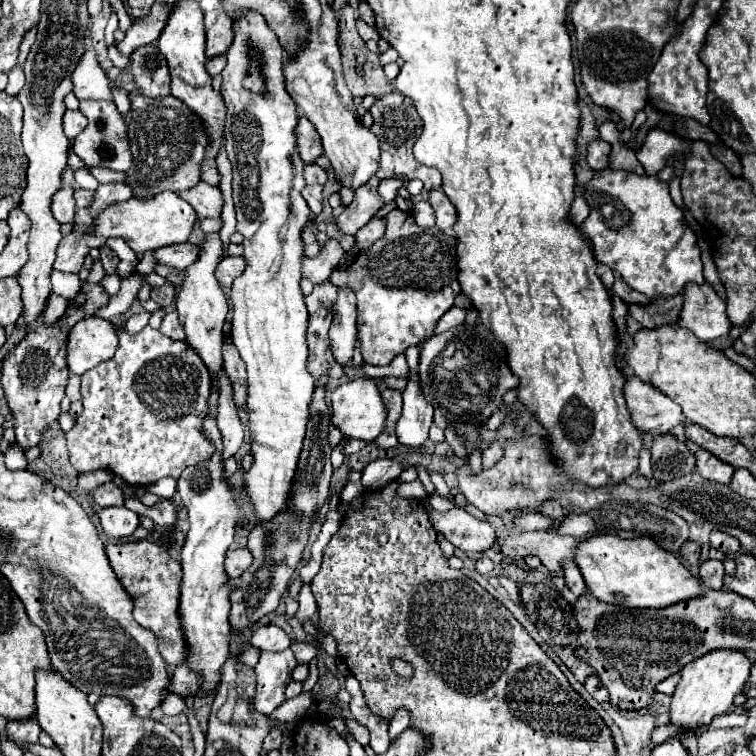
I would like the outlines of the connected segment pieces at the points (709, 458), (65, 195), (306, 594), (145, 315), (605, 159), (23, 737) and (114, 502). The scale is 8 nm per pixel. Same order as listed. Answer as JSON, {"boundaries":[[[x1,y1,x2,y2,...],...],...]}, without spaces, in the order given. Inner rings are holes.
{"boundaries":[[[695,448,695,460,697,460,697,470,705,480,729,484,729,478,733,476,735,468,727,466,725,462,721,462,719,458,715,458,713,454,709,454,703,448]],[[61,186,57,190,57,194,53,196,53,202,51,202,51,210,53,210,53,216,57,218,57,222,61,222,61,224,73,222,75,200,73,200,73,188,71,186]],[[303,584,298,595,299,609,295,615,297,620,304,624,304,622,310,619,317,610,317,604,315,598,311,592,308,584]],[[141,312,141,314,137,314,137,316,131,316,125,326,127,326,127,330,131,330,131,332,139,332,139,330,143,330,143,328,149,324,149,318,151,318,149,312]],[[593,140,589,142,587,146,587,154,585,154,585,160,587,164,593,168,593,170,603,170,609,166,609,152,611,152,611,146,603,140]],[[7,722,7,738,21,750,27,750,29,744,37,744,39,732,39,722]],[[113,480,97,486,95,490,91,490,91,496,95,500,95,504,99,504,101,508,105,506,121,506,123,498,121,498,121,488,117,488,113,484]]]}

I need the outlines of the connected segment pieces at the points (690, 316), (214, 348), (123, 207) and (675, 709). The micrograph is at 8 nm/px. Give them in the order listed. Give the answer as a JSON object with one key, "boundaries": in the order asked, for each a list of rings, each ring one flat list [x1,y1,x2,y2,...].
{"boundaries":[[[709,282,701,286,697,284,685,286,683,296,685,306,681,312,679,326,691,330,703,342,721,338,731,330,733,324,727,318,725,302]],[[217,232,205,234,205,238,199,242,199,258,185,268,185,280,181,282,181,290,175,296,175,308,179,312,181,326,185,328,187,342,193,346,193,350,203,358,205,366,211,374,215,374,221,366,221,344,223,344,223,322,227,316,227,300,223,296,223,290,215,278,215,268,223,260,223,244]],[[165,190,151,200,129,198,127,202,109,204,101,214,93,218,91,234,103,236,103,238,117,236,117,238,123,238,133,252,147,252,147,250,157,250,161,246,185,242,193,230,195,220,197,220,197,214,191,208,191,204,185,202,179,194]],[[735,650,709,652,685,666,681,670,681,682,673,694,669,724,673,724,677,732,699,732,701,728,707,728,715,716,727,712,733,706,733,696,739,694,741,686,747,682,749,668,749,658]]]}

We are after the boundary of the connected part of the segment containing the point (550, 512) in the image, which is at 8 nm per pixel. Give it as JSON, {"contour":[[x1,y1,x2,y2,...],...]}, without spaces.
{"contour":[[545,500,541,504,541,512,545,516,553,516,553,518,561,518,565,514,563,508,561,508,561,504,559,504,559,500]]}

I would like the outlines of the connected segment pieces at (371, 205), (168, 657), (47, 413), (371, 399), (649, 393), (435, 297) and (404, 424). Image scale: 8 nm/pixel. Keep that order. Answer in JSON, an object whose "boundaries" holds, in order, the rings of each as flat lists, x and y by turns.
{"boundaries":[[[373,178,373,182,367,182,361,186,361,190,355,190,355,200,351,206,347,206,337,218,335,224,343,234,355,234,359,228,363,228,377,210,385,206,383,198,377,192,379,178]],[[151,540,107,544,105,554,125,592,133,598,133,618,157,636,159,654,169,664,181,664,185,658,185,644,181,634,181,620,177,618,177,586,181,582,179,562]],[[83,282,81,292,77,294,75,300,69,302,69,308,63,318,59,318,51,326,45,326,43,318,37,318,37,322,29,326,21,344,17,344,3,360,1,384,5,388,7,404,15,416,13,428,17,436,17,446,21,446,23,450,37,446,43,432,47,430,47,424,53,424,57,416,61,414,59,404,65,396,65,386,69,380,69,370,65,362,65,354,67,354,65,346,67,346,67,334,71,326,83,320,85,316,93,316,93,312,101,306,107,306,107,302,109,302,109,294,99,284]],[[359,378,337,386,337,390,331,394,331,408,333,408,333,418,331,418,333,426,339,428,341,434,347,438,373,442,373,438,377,438,377,434,381,434,385,426,385,404,381,402,379,390,373,380]],[[629,378,625,382,625,400,627,408,631,412,633,426,641,432,659,430,663,434,673,432,677,426,685,426,685,416,681,414,681,408,665,398,659,390,653,390,649,384,641,384,639,378]],[[395,208,385,216,385,236,379,238,369,250,361,250,361,258,355,258,345,272,335,270,331,274,329,280,333,284,349,286,357,294,357,324,363,334,363,360,367,364,385,366,409,346,419,346,421,340,435,332,435,324,453,306,455,294,459,292,455,246,457,238,447,236,437,226,421,228,415,224,411,212]],[[413,376,403,392,403,414,395,428,399,444,407,448,419,448,429,436,431,422,433,408,425,402,425,398,421,398,417,376]]]}

